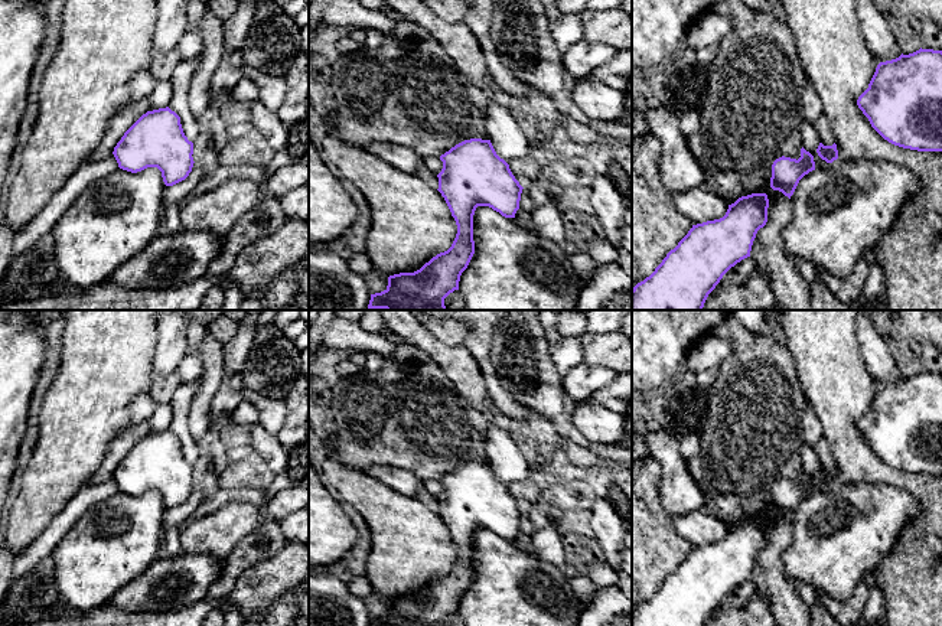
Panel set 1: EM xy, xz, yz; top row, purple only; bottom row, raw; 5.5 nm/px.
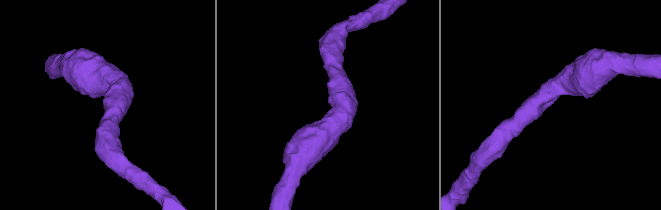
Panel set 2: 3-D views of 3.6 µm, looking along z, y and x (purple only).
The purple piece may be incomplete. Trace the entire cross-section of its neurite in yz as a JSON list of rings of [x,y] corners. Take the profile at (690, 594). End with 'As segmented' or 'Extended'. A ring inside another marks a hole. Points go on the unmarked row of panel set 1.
[[[766,516],[728,528],[720,542],[692,548],[655,594],[632,612],[632,626],[705,626],[723,599],[750,580],[756,557],[767,545]]]. As segmented

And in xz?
[[[465,463],[441,477],[440,483],[443,492],[437,498],[437,513],[456,544],[456,561],[447,574],[433,580],[420,593],[389,599],[387,612],[371,617],[369,626],[444,626],[450,616],[459,613],[460,599],[475,577],[473,538],[476,531],[489,529],[505,541],[515,541],[519,532],[524,511],[512,498],[509,488],[496,477],[490,463]]]. As segmented

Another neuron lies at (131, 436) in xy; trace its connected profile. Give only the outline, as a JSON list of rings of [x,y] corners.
[[[150,418],[143,420],[133,428],[128,428],[126,433],[118,436],[115,441],[111,446],[111,450],[97,473],[97,476],[92,479],[92,485],[98,485],[102,482],[107,482],[113,477],[114,470],[121,463],[124,456],[143,438],[149,434],[150,430]]]

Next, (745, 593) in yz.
[[[747,580],[737,586],[727,594],[731,599],[731,603],[737,609],[744,609],[752,600],[756,599],[754,584]]]

